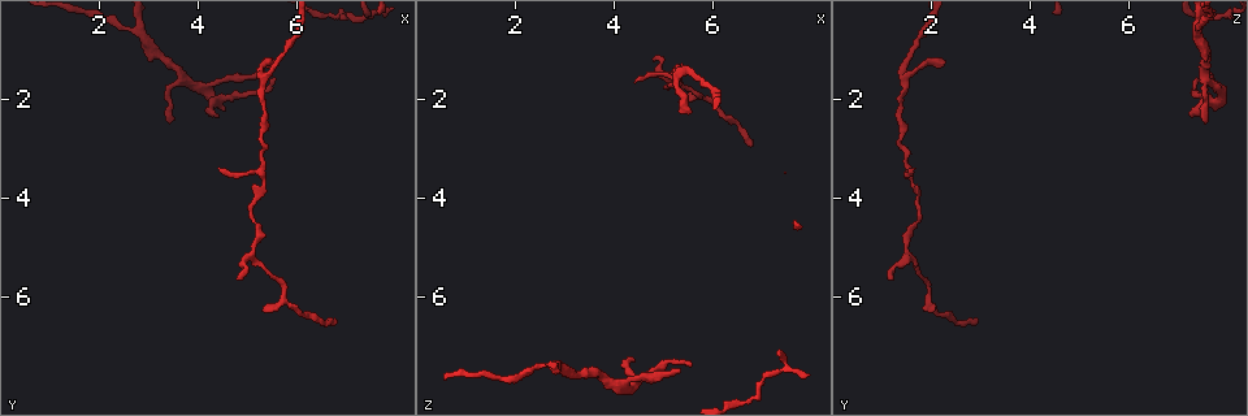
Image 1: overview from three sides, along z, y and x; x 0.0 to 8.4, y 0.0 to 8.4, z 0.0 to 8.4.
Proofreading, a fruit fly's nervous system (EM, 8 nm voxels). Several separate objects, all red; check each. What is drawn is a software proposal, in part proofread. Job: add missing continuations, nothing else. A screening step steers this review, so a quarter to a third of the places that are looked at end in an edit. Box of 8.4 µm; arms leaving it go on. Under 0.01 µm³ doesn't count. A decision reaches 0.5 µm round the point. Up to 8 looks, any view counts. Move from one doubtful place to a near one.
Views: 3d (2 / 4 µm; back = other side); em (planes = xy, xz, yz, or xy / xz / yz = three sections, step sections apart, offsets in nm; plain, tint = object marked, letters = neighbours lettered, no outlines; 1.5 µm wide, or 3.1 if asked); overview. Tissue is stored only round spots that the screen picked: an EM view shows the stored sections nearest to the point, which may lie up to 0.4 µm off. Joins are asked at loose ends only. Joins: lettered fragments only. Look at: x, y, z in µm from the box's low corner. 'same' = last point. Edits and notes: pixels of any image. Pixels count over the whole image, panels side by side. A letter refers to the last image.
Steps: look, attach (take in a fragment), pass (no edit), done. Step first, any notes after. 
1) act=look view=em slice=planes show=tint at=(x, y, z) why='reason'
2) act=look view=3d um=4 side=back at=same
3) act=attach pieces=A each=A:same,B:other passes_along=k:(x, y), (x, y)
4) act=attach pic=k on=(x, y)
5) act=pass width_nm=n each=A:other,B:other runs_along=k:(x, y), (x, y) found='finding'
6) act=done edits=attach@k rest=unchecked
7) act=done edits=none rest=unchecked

act=look view=3d um=2 at=(4.40, 2.30, 7.25) why='thin end'

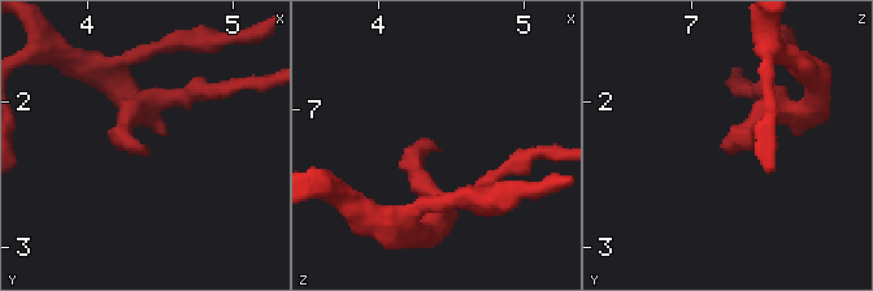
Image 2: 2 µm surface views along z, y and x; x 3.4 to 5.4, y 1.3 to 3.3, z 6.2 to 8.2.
act=look view=em slice=planes show=tint at=(4.38, 2.32, 7.28) why='now the EM'

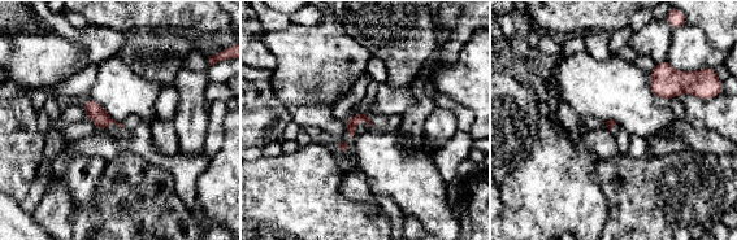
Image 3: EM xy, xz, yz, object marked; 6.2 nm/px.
act=look view=em slice=planes show=letters at=same why='what lies round it'

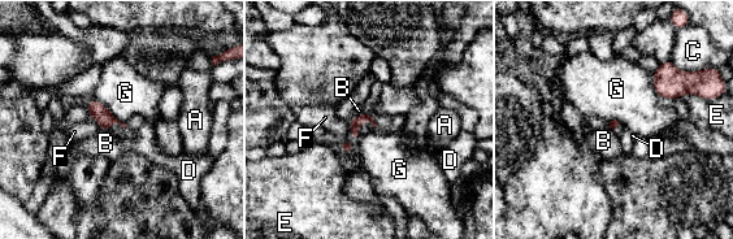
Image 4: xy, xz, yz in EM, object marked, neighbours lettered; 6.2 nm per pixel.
act=attach pieces=D longest_contact=G:260nm each=A:other,B:other,C:other,D:same,E:other,F:other,G:other passes_along=4:(355, 122), (363, 122), (367, 126) found='the neuron continues'

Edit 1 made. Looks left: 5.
act=look view=overview why='redraw'

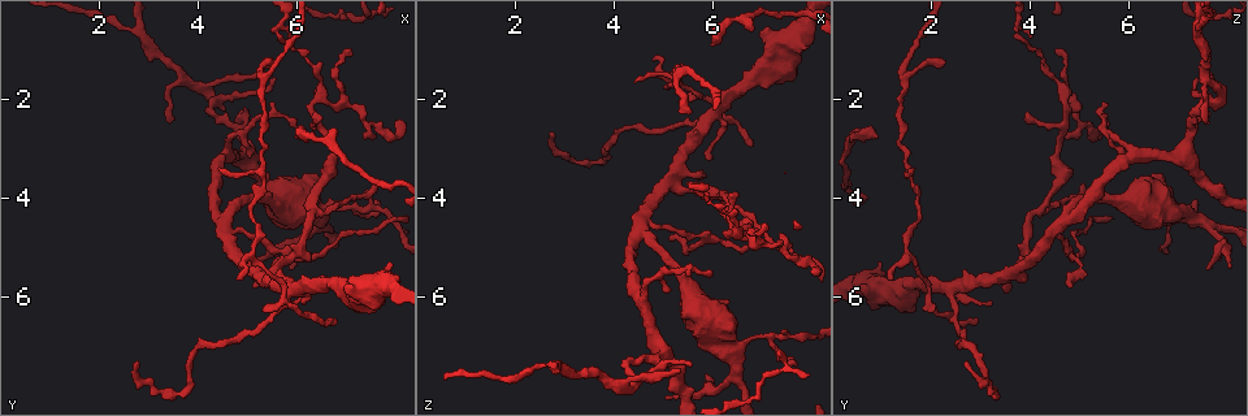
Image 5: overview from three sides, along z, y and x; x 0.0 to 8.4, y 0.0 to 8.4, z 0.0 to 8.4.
act=look view=em slice=planes show=letters at=(5.55, 1.20, 2.25) why='thin end'

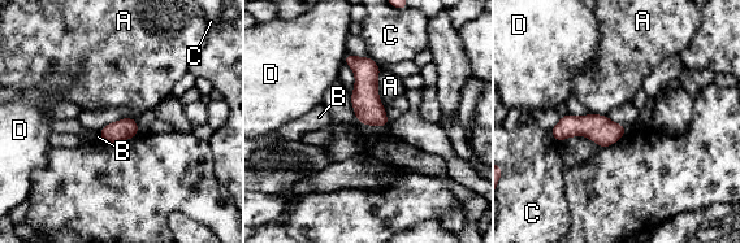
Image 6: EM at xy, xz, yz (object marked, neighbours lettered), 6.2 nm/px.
act=pass each=A:other,B:other,C:other,D:other border=6:(380, 70), (377, 90), (383, 103) found='no lettered fragment goes on from it'

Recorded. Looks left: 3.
act=done edits=attach@4 rest=unchecked

